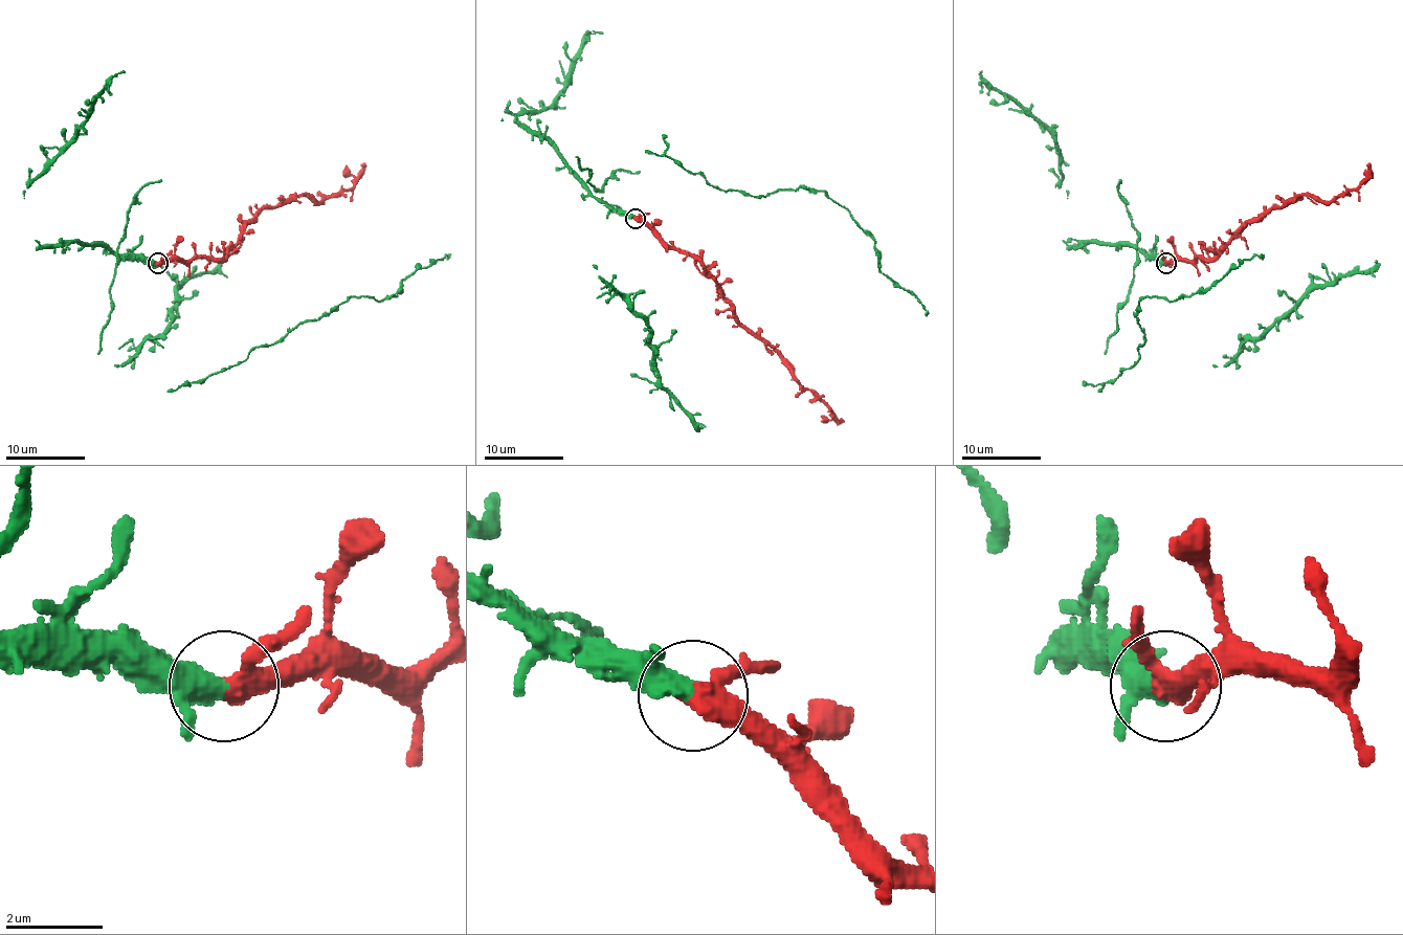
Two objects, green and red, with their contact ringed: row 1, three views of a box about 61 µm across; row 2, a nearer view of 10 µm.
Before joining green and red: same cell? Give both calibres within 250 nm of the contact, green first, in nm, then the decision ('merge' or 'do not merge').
calibres 480 and 400 nm; merge

